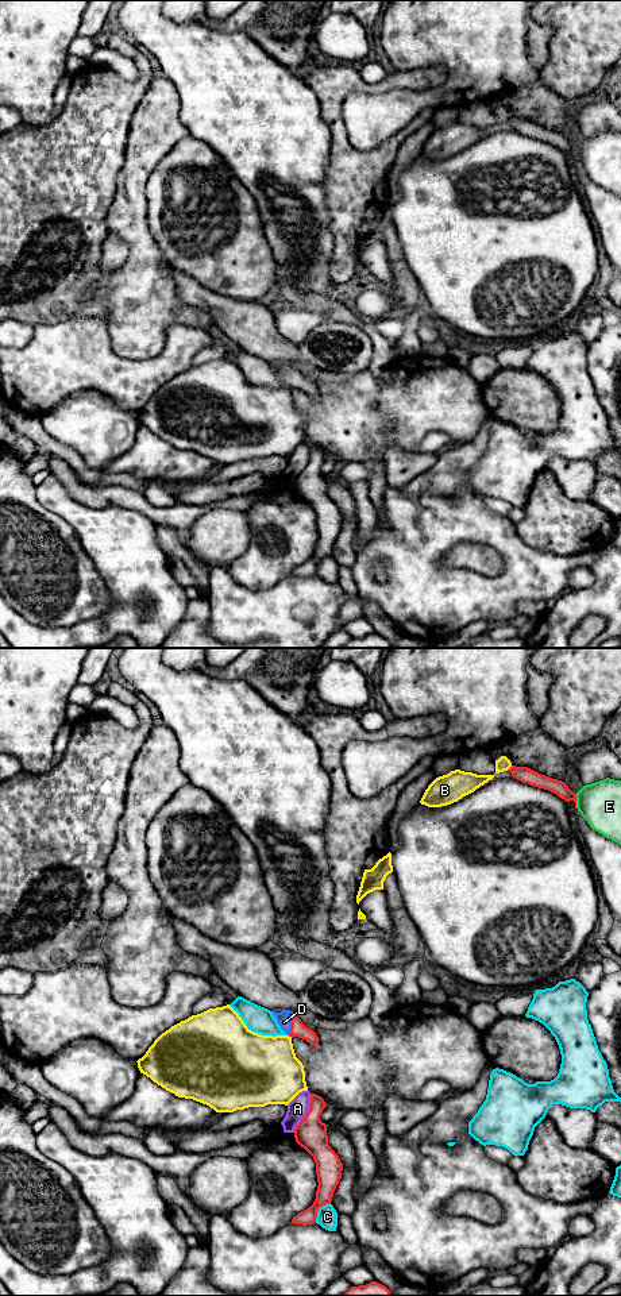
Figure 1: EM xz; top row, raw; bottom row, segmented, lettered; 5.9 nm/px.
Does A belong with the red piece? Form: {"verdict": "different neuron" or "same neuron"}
{"verdict": "different neuron"}

